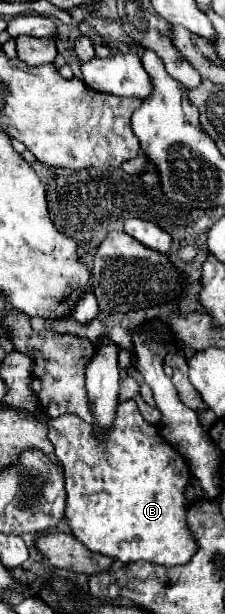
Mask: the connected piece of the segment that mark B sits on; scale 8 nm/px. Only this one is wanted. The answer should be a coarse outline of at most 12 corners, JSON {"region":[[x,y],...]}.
{"region":[[120,404],[50,420],[64,518],[126,564],[194,556],[184,458]]}

